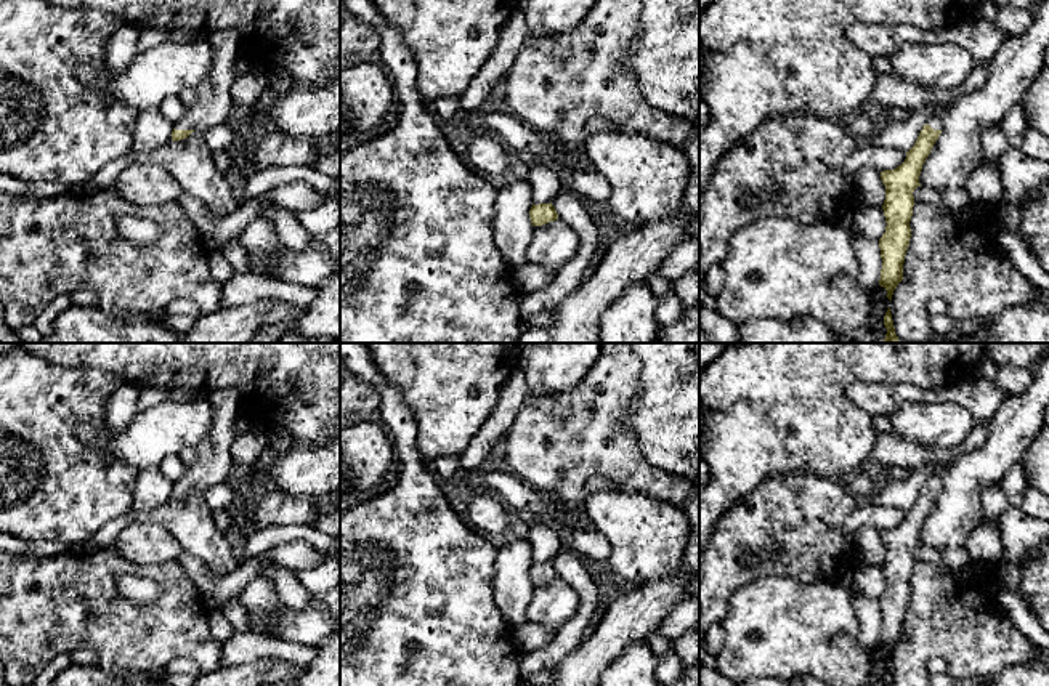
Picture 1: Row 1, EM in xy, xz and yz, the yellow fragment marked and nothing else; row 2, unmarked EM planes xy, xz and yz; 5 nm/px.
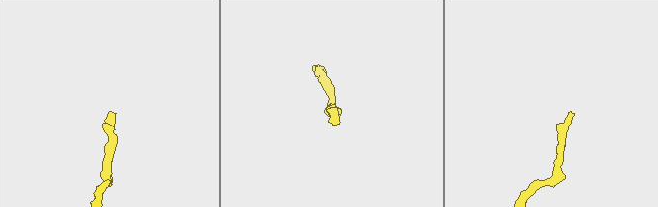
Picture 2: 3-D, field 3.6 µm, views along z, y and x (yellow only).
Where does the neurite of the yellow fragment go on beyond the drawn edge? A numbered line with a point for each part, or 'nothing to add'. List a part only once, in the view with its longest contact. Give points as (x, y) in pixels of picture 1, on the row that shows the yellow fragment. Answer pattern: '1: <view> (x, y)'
1: xy (214, 103)

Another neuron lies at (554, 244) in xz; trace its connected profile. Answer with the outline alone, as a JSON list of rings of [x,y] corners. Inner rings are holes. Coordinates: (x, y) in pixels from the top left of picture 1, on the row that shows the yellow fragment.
[[[558,218],[542,226],[533,226],[526,258],[533,264],[557,272],[577,253],[577,248],[576,232]]]

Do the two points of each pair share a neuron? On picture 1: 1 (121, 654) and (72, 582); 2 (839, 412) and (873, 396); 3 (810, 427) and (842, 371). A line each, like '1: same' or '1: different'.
1: same
2: different
3: same

